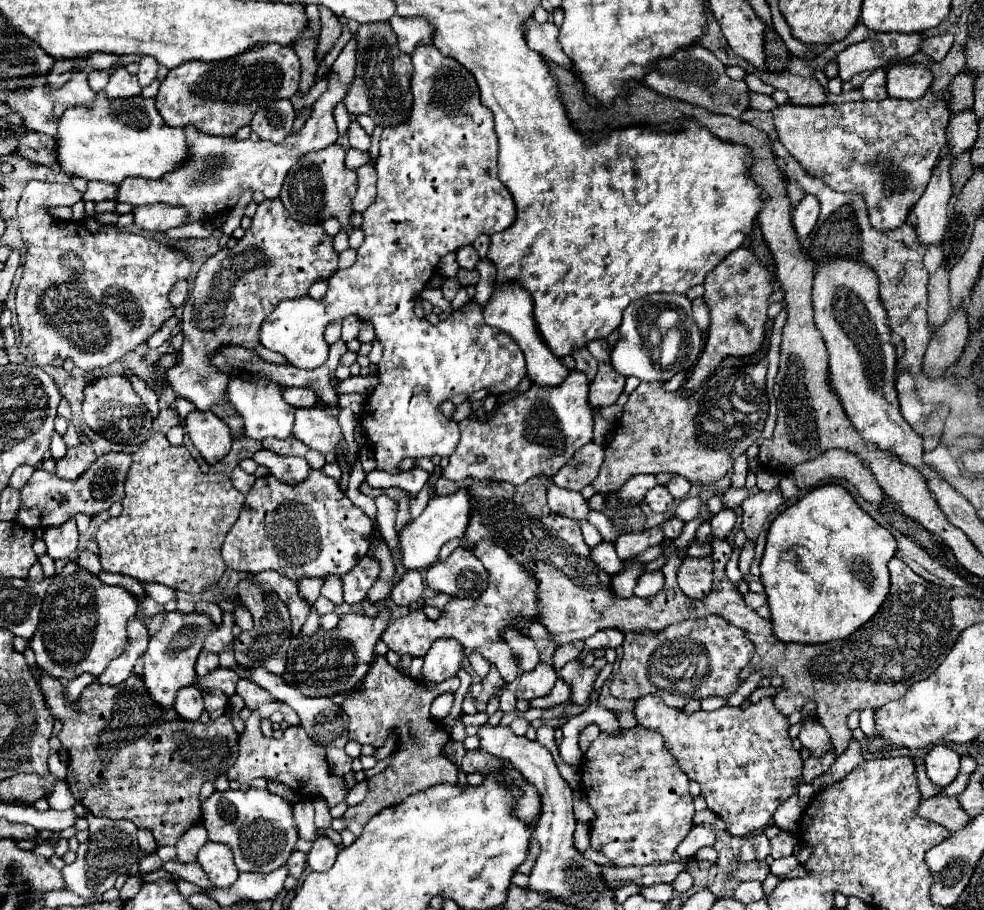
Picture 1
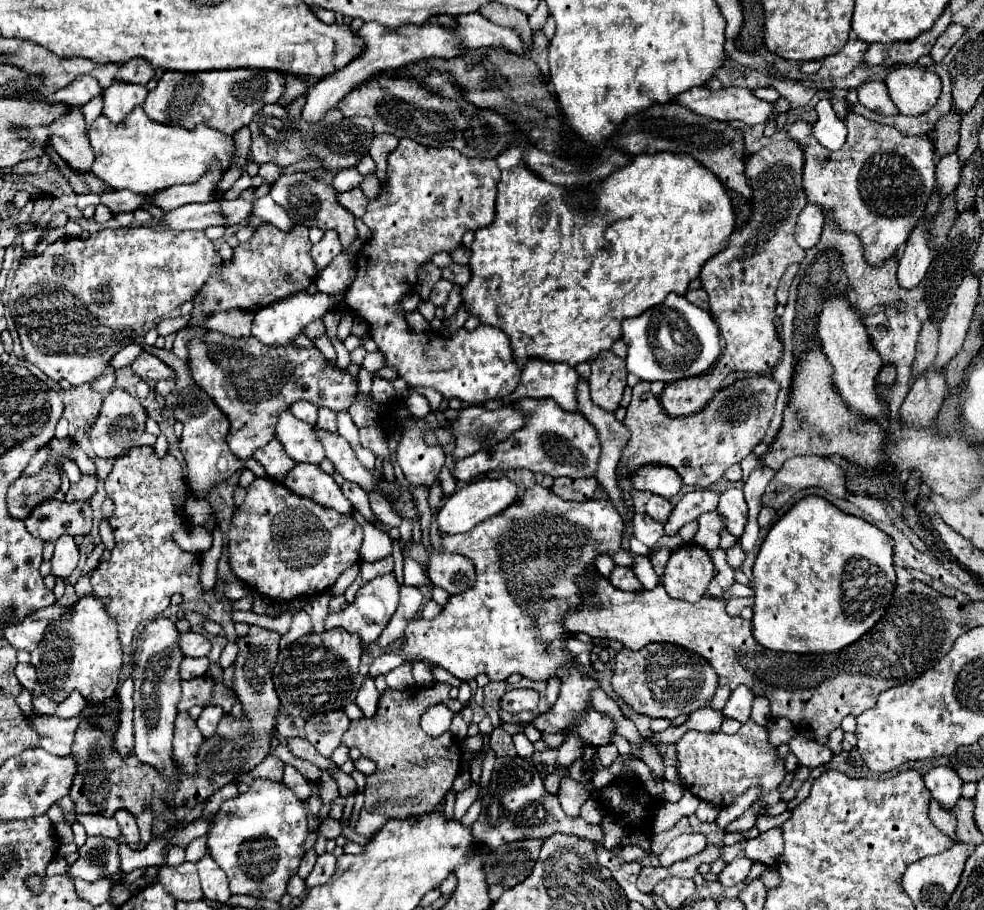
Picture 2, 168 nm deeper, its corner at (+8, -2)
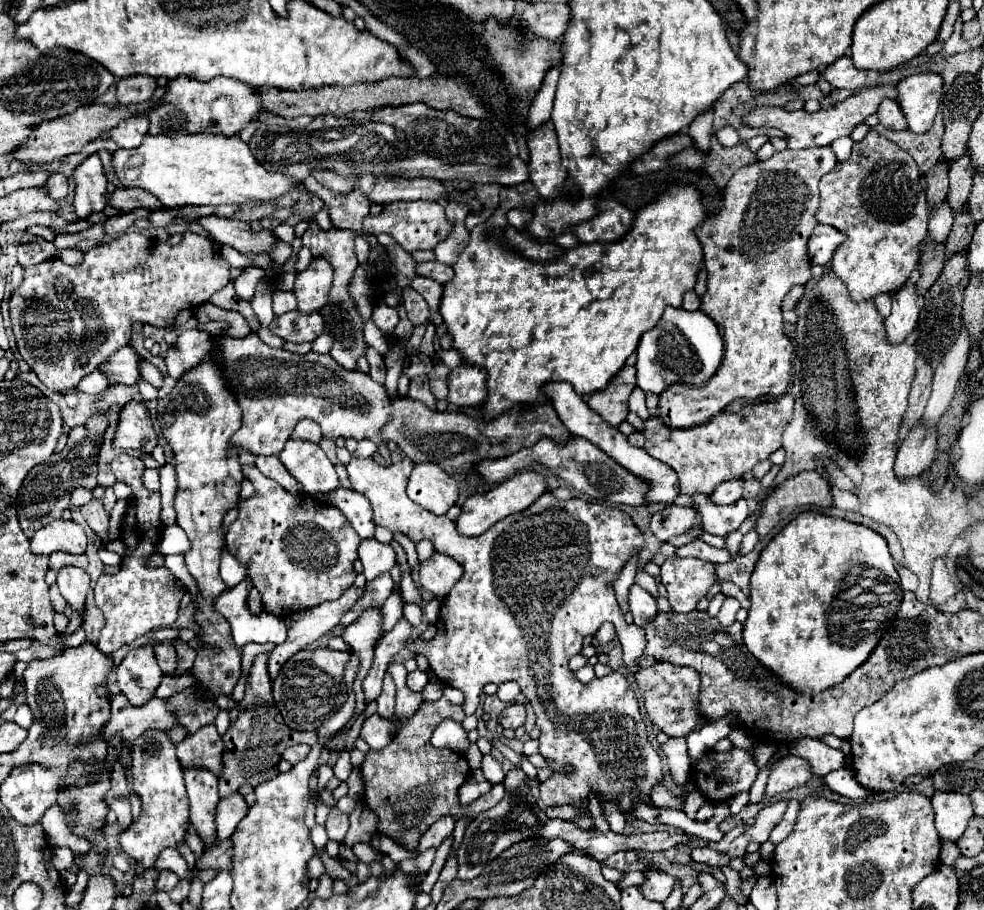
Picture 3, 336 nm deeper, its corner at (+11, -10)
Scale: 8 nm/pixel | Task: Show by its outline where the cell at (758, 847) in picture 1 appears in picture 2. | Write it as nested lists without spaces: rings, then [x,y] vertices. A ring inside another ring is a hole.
[[[738,856],[734,862],[730,862],[720,874],[718,874],[718,882],[722,886],[734,886],[734,884],[740,884],[746,880],[748,872],[750,872],[750,866],[752,866],[752,860],[746,858],[746,856]]]

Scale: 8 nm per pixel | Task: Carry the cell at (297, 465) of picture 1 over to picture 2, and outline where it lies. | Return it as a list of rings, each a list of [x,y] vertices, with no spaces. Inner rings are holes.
[[[296,464],[294,470],[288,472],[288,478],[284,480],[284,486],[294,490],[298,496],[312,498],[320,506],[332,508],[340,514],[352,516],[356,512],[356,506],[342,496],[342,490],[336,484],[336,480],[330,474],[322,472],[320,466]]]

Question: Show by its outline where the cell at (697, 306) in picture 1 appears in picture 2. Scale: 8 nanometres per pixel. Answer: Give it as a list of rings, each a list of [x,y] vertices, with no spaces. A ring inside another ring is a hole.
[[[700,288],[700,290],[688,290],[686,292],[686,298],[692,302],[692,304],[696,304],[696,306],[702,306],[704,310],[708,310],[710,306],[708,306],[708,294]]]

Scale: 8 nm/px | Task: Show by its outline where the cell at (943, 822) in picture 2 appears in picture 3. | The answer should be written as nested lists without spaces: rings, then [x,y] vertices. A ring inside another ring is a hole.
[[[943,840],[941,842],[941,856],[939,858],[941,858],[943,864],[953,866],[959,856],[961,856],[961,852],[959,852],[959,848],[957,848],[957,844],[953,840]]]

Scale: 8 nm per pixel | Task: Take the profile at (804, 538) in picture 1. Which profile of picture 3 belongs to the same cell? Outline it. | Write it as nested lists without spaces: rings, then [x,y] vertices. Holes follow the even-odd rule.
[[[813,510],[801,512],[795,520],[791,520],[761,552],[755,570],[751,574],[751,608],[749,608],[749,616],[745,620],[745,628],[743,628],[743,640],[745,646],[749,648],[749,652],[769,670],[777,672],[779,678],[785,678],[785,682],[789,682],[789,686],[797,686],[797,690],[809,690],[811,694],[817,694],[817,690],[825,690],[825,686],[833,686],[837,682],[843,682],[845,676],[849,676],[853,672],[853,668],[857,668],[861,662],[865,662],[865,658],[869,656],[869,650],[873,650],[873,646],[877,646],[881,634],[889,628],[889,622],[893,620],[893,614],[897,614],[899,604],[903,598],[903,590],[899,584],[899,576],[897,570],[893,566],[891,560],[891,552],[889,546],[885,542],[883,536],[879,536],[875,530],[861,526],[861,524],[853,524],[849,520],[841,520],[841,518],[831,518],[831,516],[823,516],[817,514]]]

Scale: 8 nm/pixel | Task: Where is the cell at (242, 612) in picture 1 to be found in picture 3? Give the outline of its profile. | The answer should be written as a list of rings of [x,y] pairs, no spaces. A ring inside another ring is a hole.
[[[257,642],[245,644],[245,648],[243,648],[243,662],[241,662],[241,670],[243,670],[243,674],[241,674],[241,684],[245,682],[245,678],[247,678],[247,674],[249,674],[249,668],[251,668],[251,664],[253,664],[253,658],[255,658],[257,654],[261,654],[261,652],[271,652],[273,648],[275,648],[275,644],[265,644],[265,646],[261,646],[261,644],[257,644]]]

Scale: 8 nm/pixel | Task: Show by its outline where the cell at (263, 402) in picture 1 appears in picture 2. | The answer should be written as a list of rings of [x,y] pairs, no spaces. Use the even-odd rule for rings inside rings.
[[[290,410],[278,418],[276,438],[286,448],[286,454],[298,464],[320,464],[326,458],[316,434],[312,434],[312,426],[298,420],[294,414],[290,414]]]

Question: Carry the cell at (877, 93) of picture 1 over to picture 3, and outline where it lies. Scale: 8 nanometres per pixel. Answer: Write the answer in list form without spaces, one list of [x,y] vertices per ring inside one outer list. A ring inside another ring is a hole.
[[[885,98],[877,110],[877,118],[881,122],[881,126],[885,128],[891,128],[891,130],[905,130],[907,128],[907,122],[905,122],[905,116],[899,108],[899,104],[891,98]]]

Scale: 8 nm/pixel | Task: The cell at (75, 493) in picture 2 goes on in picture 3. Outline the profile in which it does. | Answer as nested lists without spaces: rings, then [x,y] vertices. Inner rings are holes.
[[[93,498],[91,502],[81,506],[81,514],[85,518],[85,522],[103,538],[107,540],[107,530],[109,530],[109,514],[103,510],[101,500]]]

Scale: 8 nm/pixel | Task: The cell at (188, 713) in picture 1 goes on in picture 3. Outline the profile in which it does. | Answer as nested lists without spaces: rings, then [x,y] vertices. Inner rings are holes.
[[[185,768],[183,770],[185,788],[189,794],[189,820],[197,828],[205,848],[213,846],[215,838],[215,808],[219,802],[217,776],[205,768]]]

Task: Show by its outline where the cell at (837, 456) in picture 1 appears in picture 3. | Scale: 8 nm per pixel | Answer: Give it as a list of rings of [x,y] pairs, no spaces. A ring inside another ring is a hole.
[[[815,470],[787,478],[765,498],[757,518],[757,532],[761,536],[769,534],[779,520],[795,510],[795,506],[805,504],[831,506],[831,484]]]

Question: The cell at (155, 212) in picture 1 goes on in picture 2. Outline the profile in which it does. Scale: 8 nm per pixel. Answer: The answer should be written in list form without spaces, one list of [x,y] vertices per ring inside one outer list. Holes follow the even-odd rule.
[[[218,202],[210,204],[186,204],[172,212],[166,212],[164,228],[170,230],[204,230],[210,226],[230,226],[220,212]]]

